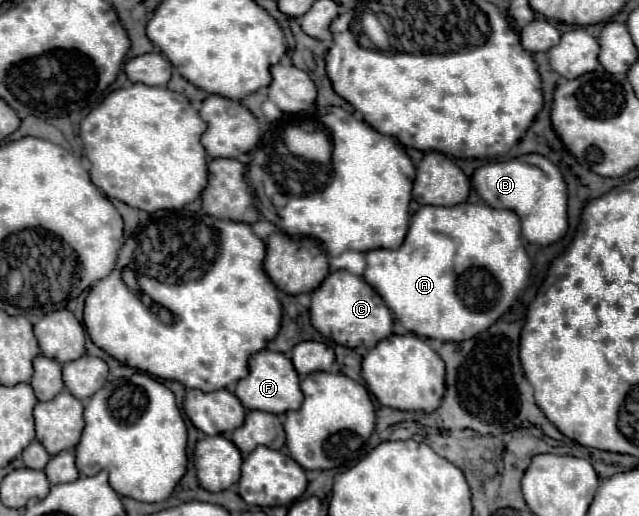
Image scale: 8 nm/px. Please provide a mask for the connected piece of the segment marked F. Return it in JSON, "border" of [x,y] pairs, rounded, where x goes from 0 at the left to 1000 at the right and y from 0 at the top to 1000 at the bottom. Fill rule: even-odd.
{"border":[[[407,680],[391,692],[391,727],[372,738],[369,769],[379,777],[385,793],[407,793],[416,800],[448,800],[454,793],[469,793],[473,762],[469,734],[463,715],[457,715],[457,700],[444,684],[432,680]]]}

